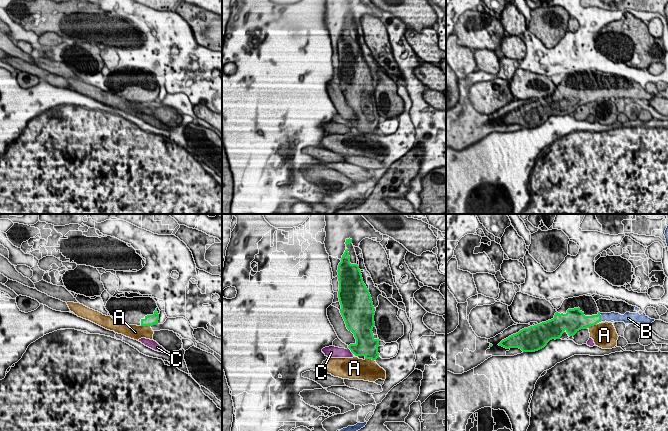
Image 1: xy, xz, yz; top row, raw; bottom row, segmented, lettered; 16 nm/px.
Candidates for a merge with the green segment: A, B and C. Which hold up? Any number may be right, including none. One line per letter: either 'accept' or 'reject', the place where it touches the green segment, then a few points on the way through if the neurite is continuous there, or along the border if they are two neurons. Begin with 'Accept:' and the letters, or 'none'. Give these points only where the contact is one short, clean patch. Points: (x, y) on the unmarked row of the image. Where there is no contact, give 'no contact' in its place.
Accept: B
A: reject; meets green in xy at (146, 101); border along xy (141, 101), (150, 102)
B: accept; meets green in yz at (600, 93)
C: reject; meets green in xz at (351, 127); border along xz (348, 123), (354, 130)

